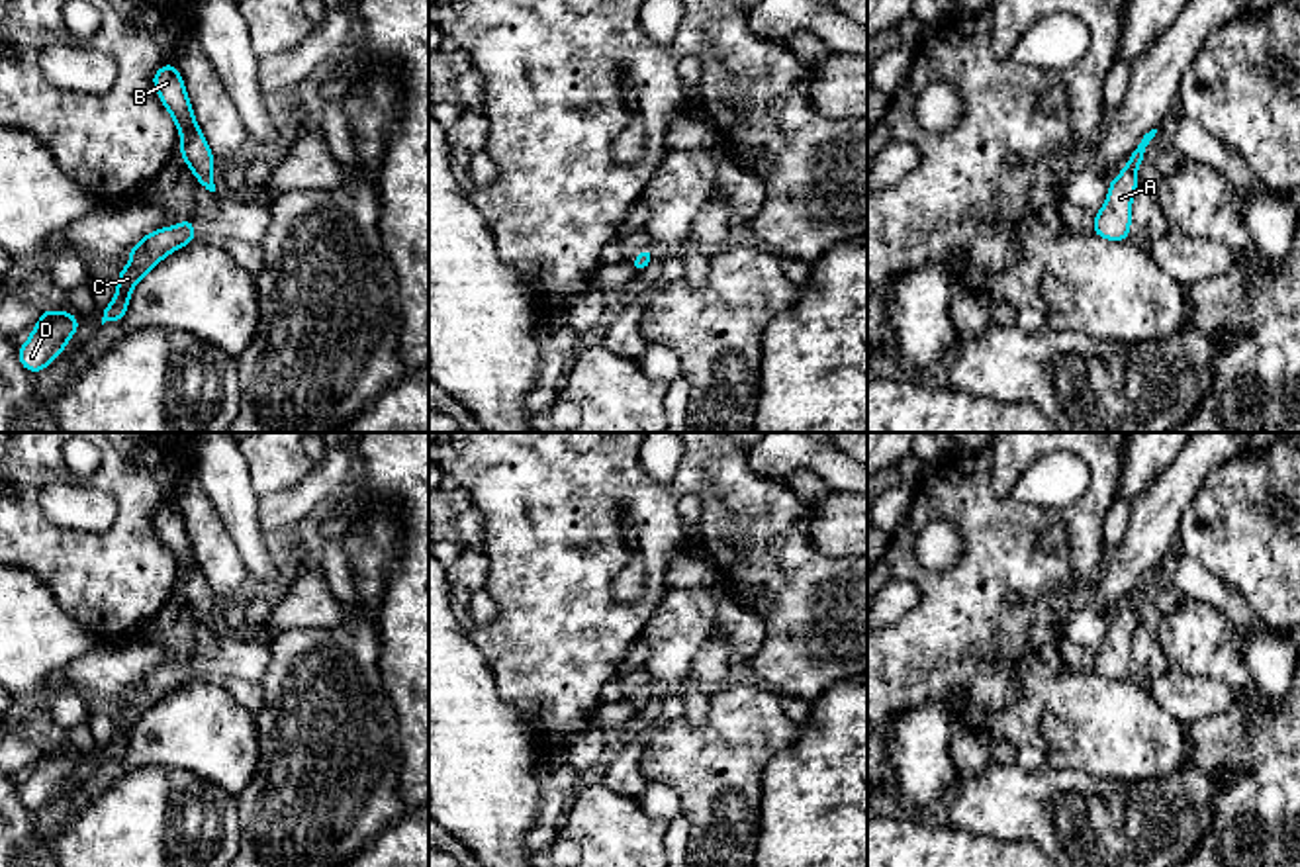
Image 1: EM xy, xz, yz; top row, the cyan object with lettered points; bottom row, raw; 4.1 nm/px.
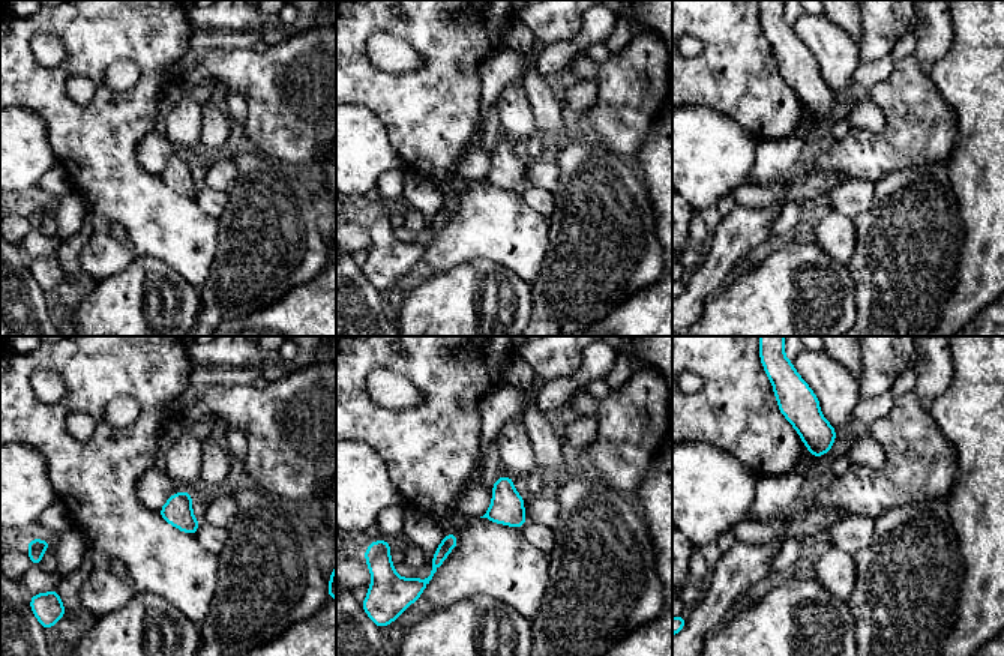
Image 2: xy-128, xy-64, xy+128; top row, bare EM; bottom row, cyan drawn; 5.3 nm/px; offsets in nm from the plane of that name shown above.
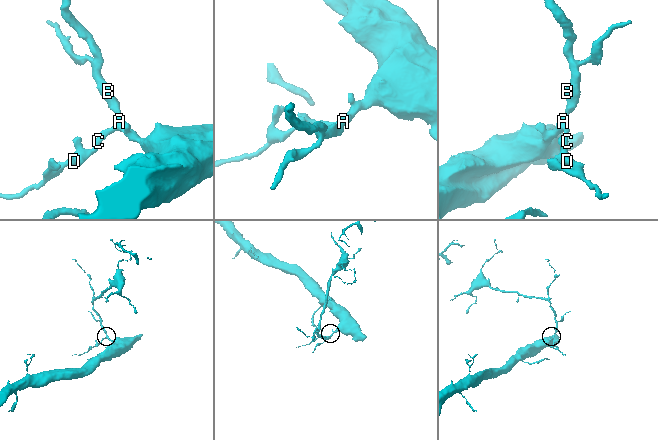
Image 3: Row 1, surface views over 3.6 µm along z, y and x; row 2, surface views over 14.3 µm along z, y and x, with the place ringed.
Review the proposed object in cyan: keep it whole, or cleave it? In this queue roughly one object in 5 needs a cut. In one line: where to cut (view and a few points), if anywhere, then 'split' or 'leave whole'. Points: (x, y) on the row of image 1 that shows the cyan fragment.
no cut; leave whole

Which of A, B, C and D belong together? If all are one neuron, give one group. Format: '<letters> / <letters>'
A B C D

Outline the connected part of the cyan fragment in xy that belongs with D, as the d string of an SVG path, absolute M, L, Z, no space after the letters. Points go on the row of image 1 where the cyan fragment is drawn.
M43 309L41 321L31 329L31 337L18 348L20 362L27 372L47 368L72 339L80 319L70 311Z

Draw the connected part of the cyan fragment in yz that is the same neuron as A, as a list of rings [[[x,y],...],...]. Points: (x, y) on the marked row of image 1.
[[[1151,129],[1138,143],[1128,164],[1122,168],[1120,176],[1110,180],[1108,198],[1098,213],[1094,213],[1092,231],[1110,241],[1124,241],[1130,235],[1132,221],[1132,196],[1138,188],[1136,170],[1139,168],[1145,147],[1155,137],[1157,129]]]

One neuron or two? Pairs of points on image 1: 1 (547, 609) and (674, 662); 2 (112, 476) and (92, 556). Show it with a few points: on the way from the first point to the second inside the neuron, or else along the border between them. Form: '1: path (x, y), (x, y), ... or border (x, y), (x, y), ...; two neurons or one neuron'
1: border (664, 595), (641, 637); two neurons
2: path (126, 496), (126, 523), (112, 537); one neuron

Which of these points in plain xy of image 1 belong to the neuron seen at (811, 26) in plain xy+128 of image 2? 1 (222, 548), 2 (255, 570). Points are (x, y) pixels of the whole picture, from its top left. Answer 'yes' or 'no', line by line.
1: yes
2: no

